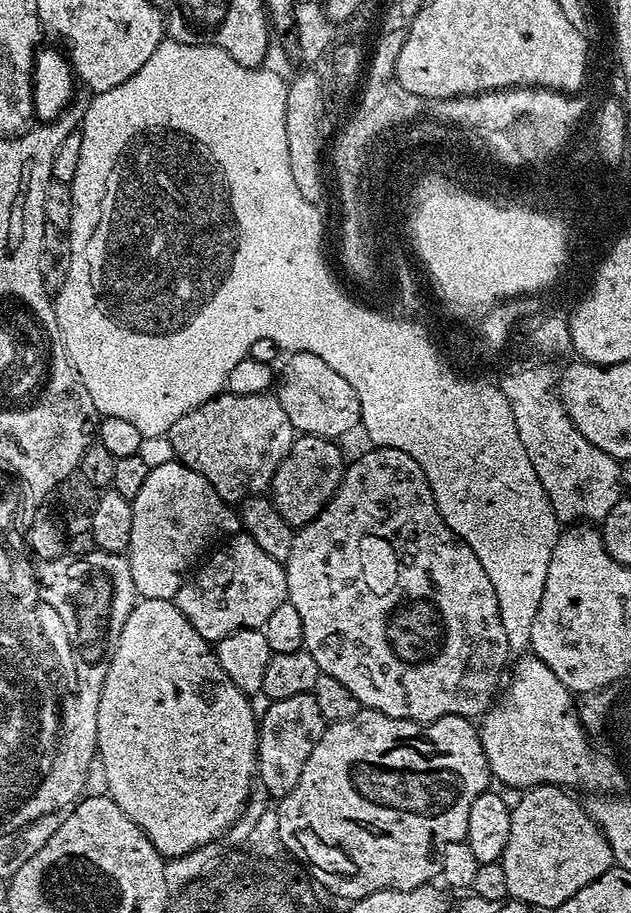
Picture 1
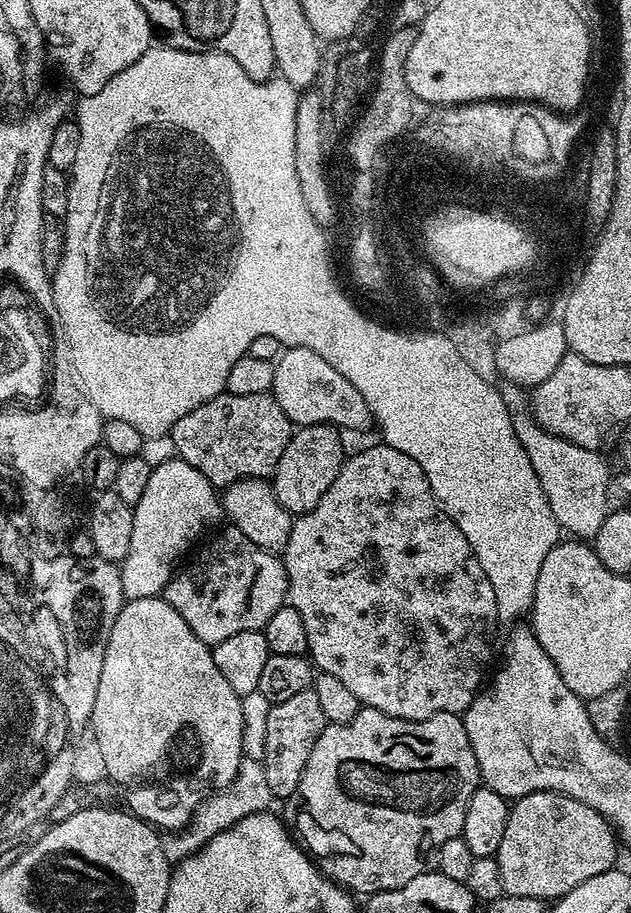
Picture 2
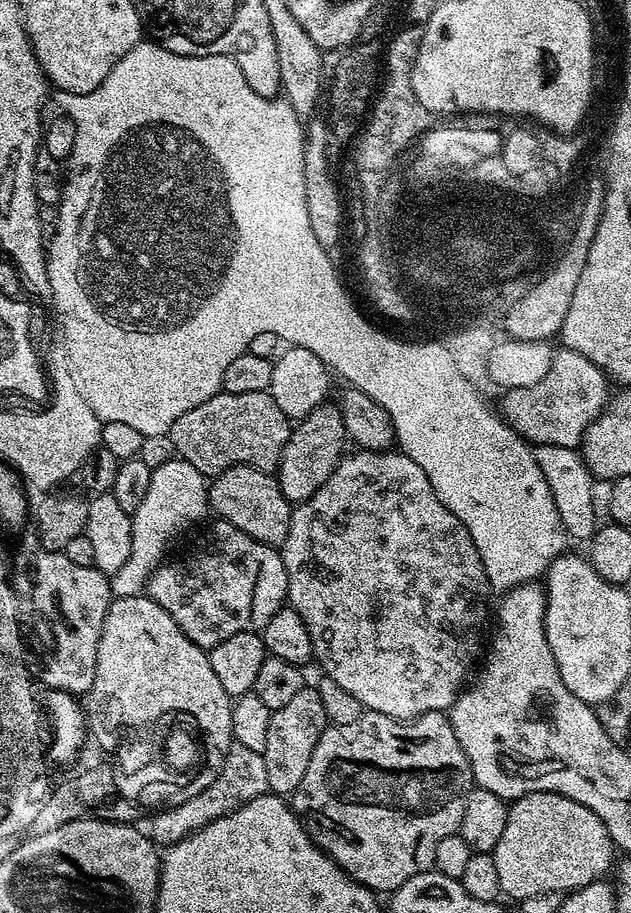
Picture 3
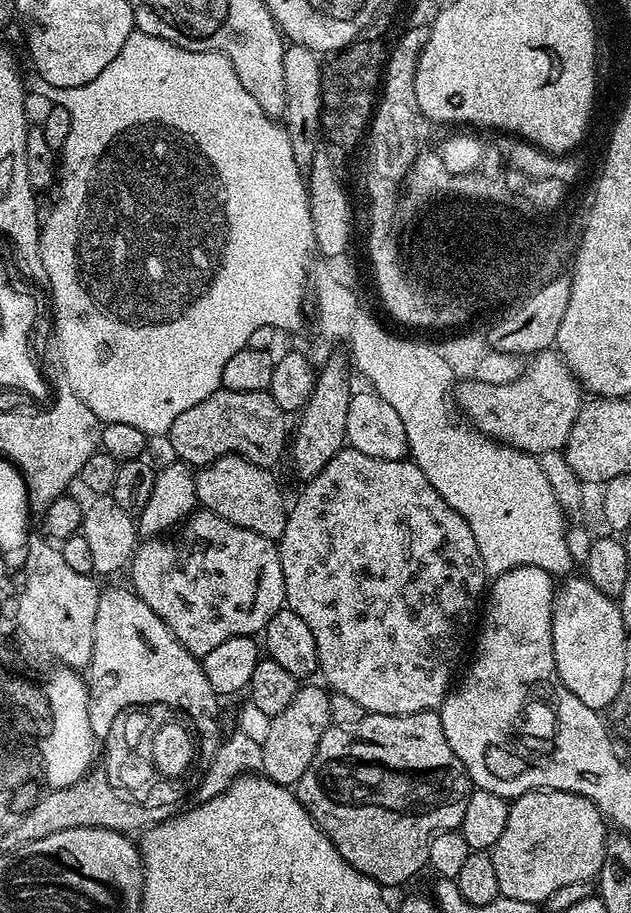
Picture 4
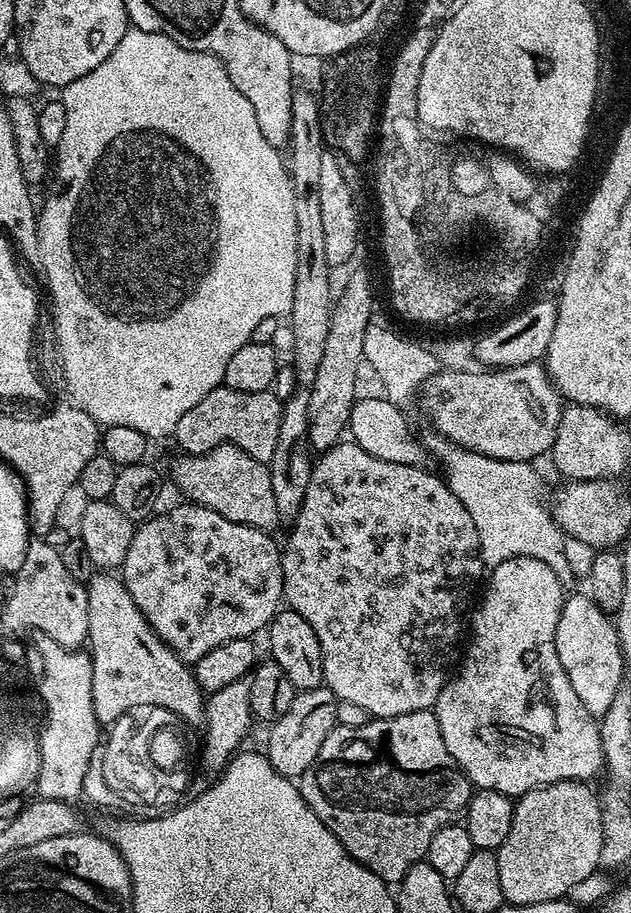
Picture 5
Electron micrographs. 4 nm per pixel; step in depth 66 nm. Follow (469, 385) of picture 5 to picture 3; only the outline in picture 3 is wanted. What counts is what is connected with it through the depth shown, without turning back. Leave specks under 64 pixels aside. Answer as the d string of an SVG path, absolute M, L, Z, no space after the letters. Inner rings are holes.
M562 346L552 354L550 370L540 382L528 387L509 388L503 393L504 401L498 411L529 445L566 446L579 449L587 428L596 420L593 416L546 416L546 408L562 408Z

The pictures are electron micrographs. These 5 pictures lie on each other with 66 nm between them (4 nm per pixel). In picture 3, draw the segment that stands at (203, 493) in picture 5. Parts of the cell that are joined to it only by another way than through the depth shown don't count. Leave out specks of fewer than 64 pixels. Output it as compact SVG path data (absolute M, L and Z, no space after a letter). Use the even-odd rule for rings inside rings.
M239 464L215 477L207 491L209 509L213 513L216 511L219 519L238 526L238 530L250 534L250 538L272 548L279 549L284 545L286 534L290 534L293 505L283 496L275 475Z

